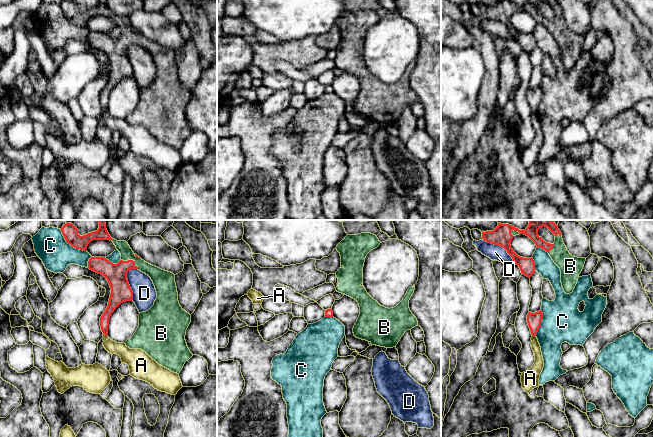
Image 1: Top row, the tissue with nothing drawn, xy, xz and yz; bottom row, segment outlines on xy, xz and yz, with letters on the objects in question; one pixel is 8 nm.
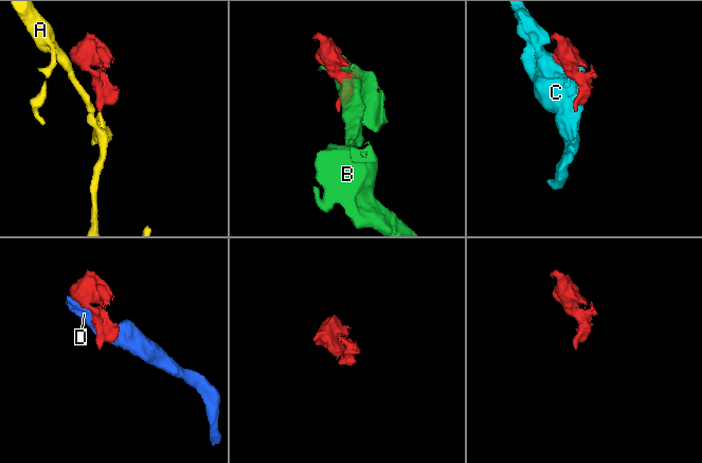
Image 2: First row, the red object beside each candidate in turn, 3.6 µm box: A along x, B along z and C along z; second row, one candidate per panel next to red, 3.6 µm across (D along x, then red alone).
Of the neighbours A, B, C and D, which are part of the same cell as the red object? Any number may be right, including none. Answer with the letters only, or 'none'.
B

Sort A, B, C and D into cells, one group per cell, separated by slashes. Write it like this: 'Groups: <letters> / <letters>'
Groups: A / B / C / D

